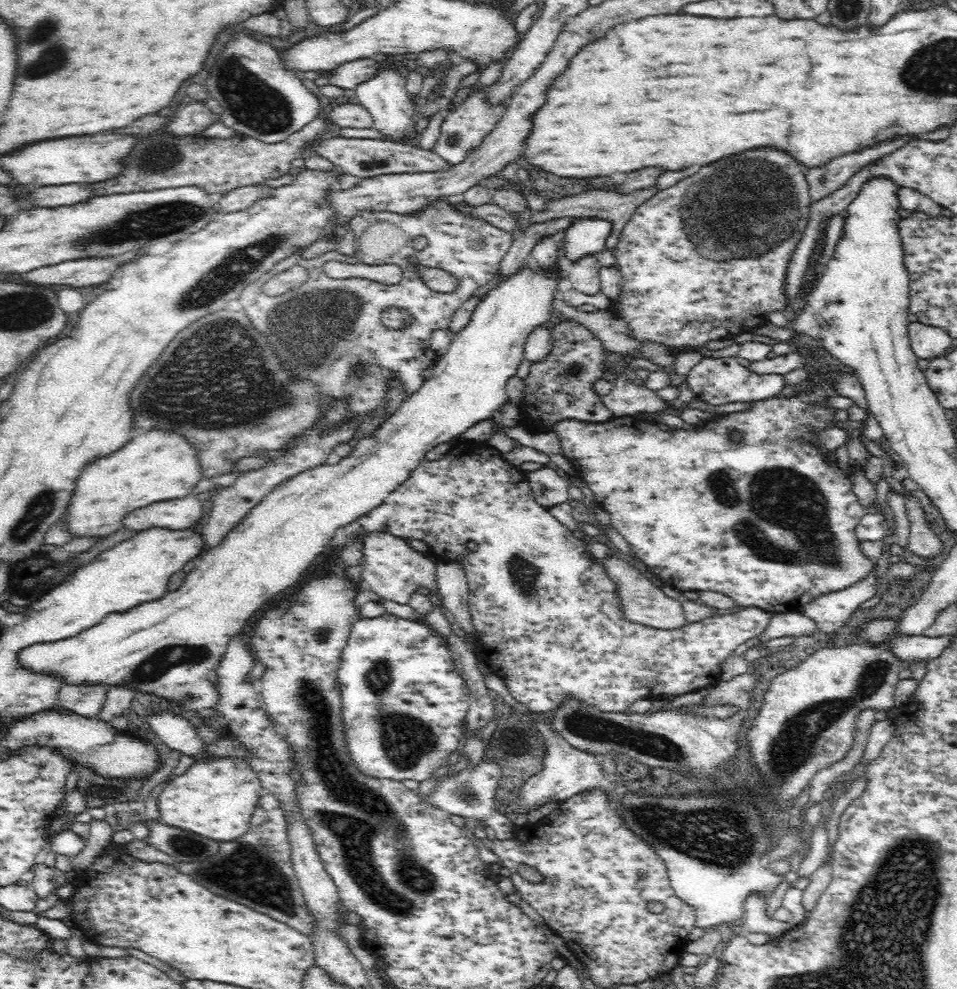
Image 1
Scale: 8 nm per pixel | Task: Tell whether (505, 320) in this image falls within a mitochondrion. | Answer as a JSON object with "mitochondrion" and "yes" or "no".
{"mitochondrion":"no"}

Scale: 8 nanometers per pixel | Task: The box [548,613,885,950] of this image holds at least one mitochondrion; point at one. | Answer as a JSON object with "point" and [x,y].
{"point":[722,835]}

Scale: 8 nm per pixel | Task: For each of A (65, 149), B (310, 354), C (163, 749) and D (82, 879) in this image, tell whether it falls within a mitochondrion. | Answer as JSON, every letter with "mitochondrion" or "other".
{"A":"other","B":"mitochondrion","C":"other","D":"other"}

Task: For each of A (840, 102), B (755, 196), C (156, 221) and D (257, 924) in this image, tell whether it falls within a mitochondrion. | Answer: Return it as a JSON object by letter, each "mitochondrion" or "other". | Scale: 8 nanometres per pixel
{"A":"other","B":"mitochondrion","C":"mitochondrion","D":"mitochondrion"}

